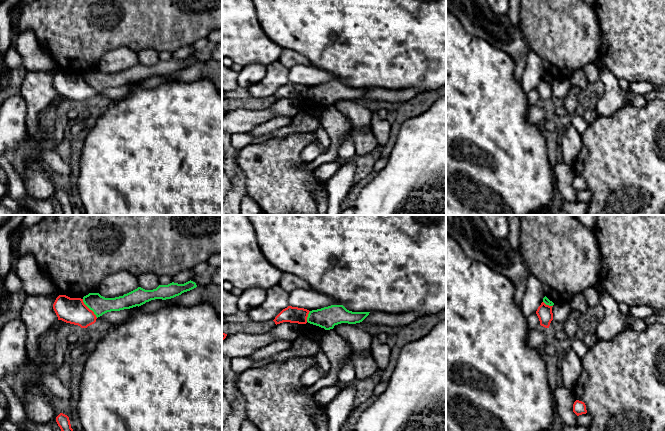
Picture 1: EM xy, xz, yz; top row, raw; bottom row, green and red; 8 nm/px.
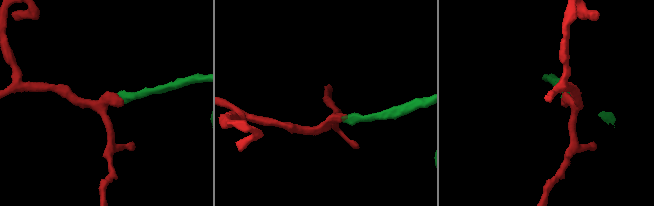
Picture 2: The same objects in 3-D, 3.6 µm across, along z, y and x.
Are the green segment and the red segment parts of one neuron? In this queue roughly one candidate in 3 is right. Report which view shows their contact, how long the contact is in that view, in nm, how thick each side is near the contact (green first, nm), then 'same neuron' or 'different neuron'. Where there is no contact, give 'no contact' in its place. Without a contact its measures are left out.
xy | 200 nm | 150/200 nm | different neuron

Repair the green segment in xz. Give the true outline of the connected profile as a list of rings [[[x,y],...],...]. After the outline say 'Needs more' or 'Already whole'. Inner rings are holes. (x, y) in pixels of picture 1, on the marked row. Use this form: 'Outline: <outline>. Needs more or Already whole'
Outline: [[[331,305],[309,312],[307,322],[325,330],[333,329],[341,323],[356,324],[362,322],[370,312],[352,312],[343,305]]]. Already whole

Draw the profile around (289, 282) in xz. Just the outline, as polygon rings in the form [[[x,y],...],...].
[[[283,273],[279,286],[288,293],[297,289],[311,289],[310,285],[306,281],[290,273]]]

